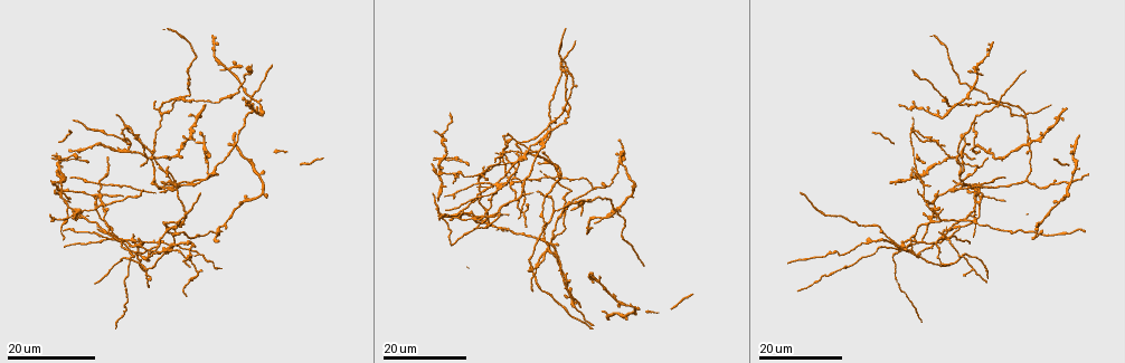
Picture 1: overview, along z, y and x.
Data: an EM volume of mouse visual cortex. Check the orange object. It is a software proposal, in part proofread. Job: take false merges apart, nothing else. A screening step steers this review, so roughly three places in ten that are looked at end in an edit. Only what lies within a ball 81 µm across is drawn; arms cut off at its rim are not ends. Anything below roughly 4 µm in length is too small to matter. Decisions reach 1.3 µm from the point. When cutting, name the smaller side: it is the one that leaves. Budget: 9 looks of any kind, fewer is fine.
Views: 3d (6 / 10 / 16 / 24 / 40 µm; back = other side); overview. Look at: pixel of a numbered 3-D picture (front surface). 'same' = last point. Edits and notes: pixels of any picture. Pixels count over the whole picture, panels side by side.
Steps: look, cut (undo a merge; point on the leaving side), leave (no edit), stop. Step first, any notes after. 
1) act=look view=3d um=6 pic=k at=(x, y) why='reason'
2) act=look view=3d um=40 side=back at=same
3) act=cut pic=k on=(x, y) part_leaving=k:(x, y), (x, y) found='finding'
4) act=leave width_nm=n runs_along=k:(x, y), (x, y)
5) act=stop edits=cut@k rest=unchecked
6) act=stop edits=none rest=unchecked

act=look view=3d um=16 pic=1 at=(966, 99)

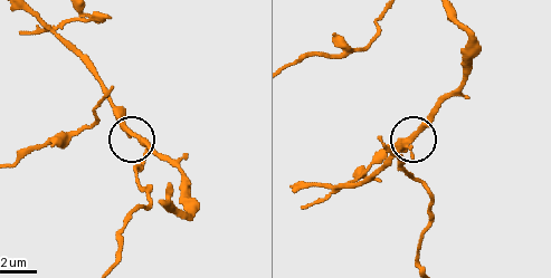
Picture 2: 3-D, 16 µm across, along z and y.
act=look view=3d um=6 pic=2 at=(408, 142)

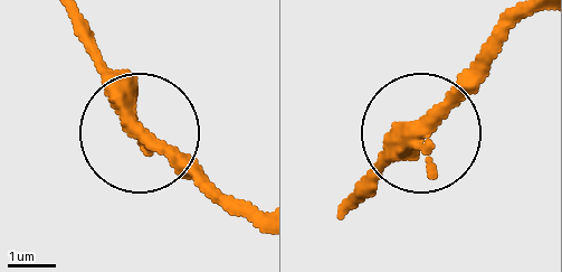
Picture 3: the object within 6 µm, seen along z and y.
act=leave found='all the same cell'

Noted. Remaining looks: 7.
act=look view=3d um=24 pic=1 at=(922, 181) why='thin arm on a thick one'

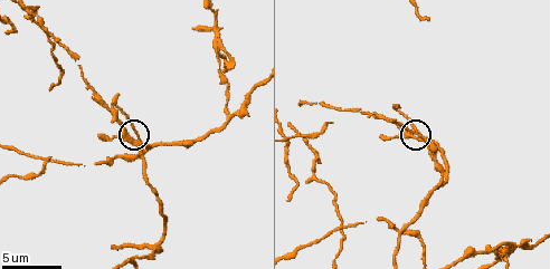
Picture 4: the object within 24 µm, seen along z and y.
act=look view=3d um=6 pic=4 at=(131, 137)

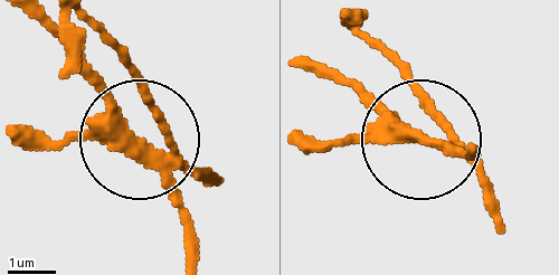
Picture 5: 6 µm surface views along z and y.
act=look view=3d um=6 side=back pic=5 at=(144, 139)

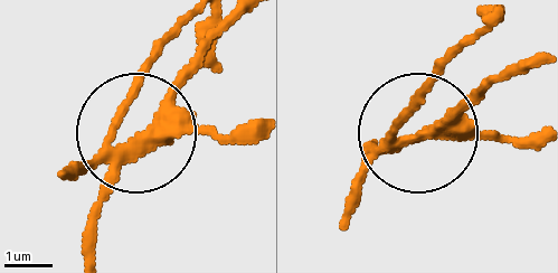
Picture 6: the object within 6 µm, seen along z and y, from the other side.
act=cut pic=6 on=(135, 77) part_leaving=6:(141, 137), (125, 116), (129, 93), (181, 20) found='a second cell is stuck on'

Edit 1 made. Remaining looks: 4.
act=look view=3d um=16 pic=1 at=(553, 212) why='branch point'

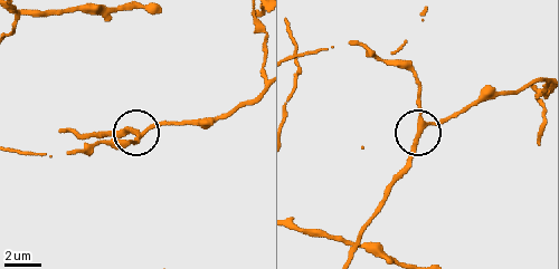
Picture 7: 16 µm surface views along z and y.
act=look view=3d um=10 pic=7 at=(137, 133) why='zoom in'

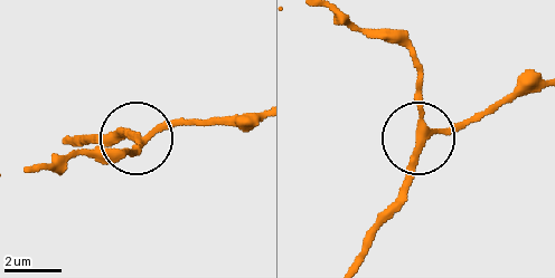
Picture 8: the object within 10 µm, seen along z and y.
act=leave runs_along=8:(50, 170), (80, 155), (130, 155), (159, 131), (214, 120) found='all the same cell'

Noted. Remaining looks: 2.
act=look view=3d um=16 pic=4 at=(157, 242) why='three-way junction'

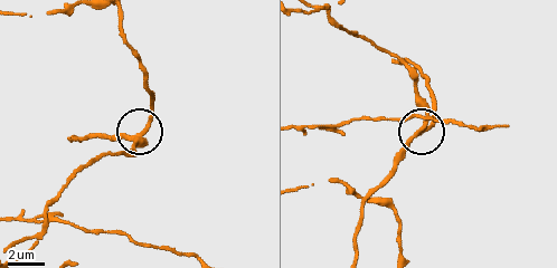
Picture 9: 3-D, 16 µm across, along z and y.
act=leave side_arm_um=53 found='one cell here'

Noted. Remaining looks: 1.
act=stop edits=cut@6 rest=unchecked

